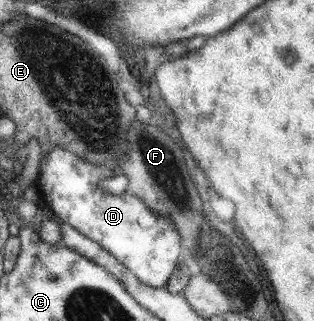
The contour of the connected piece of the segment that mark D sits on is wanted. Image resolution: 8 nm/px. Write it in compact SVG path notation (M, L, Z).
M53 148L48 154L42 154L42 156L38 176L34 181L39 202L46 204L60 221L74 227L82 233L82 236L89 238L102 250L112 255L138 279L138 282L156 289L165 288L166 280L175 270L182 252L179 234L173 228L169 218L155 214L146 204L129 192L113 195L100 190L98 183L102 179L108 179L108 176L111 175L108 168L98 168L96 164L88 164L87 160L82 160L79 156L63 148Z

